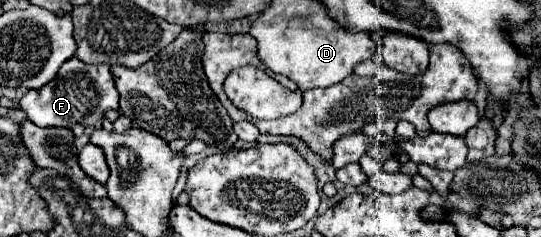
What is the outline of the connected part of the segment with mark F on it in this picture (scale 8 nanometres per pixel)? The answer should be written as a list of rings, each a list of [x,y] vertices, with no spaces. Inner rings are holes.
[[[73,57],[67,63],[63,63],[57,77],[45,87],[41,87],[37,95],[31,95],[29,91],[21,99],[21,109],[39,127],[99,127],[107,109],[119,109],[119,93],[115,89],[113,75],[107,65],[89,67],[87,63]]]

